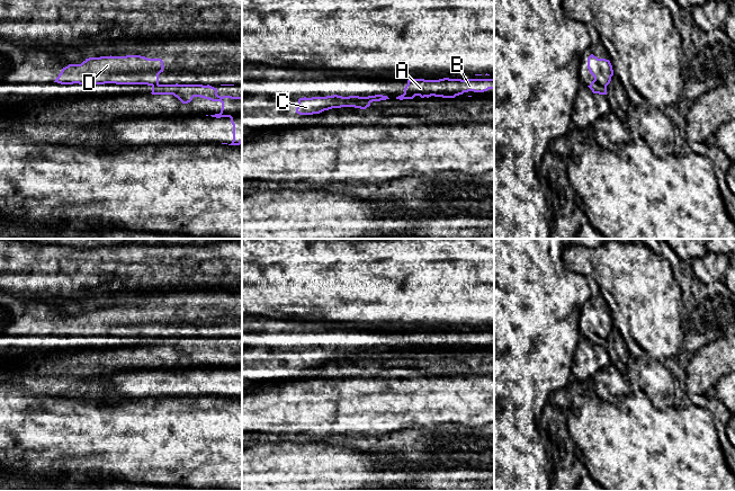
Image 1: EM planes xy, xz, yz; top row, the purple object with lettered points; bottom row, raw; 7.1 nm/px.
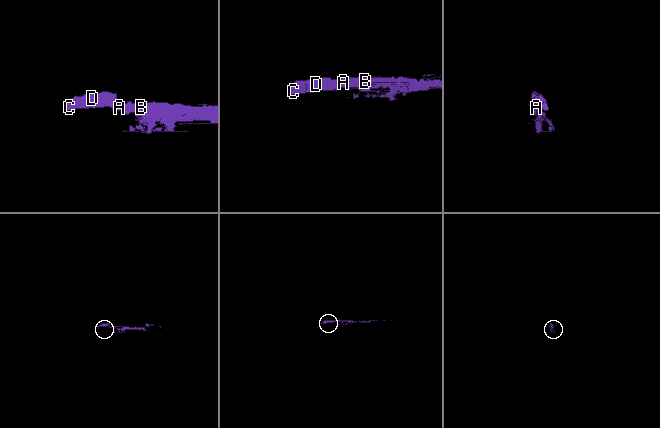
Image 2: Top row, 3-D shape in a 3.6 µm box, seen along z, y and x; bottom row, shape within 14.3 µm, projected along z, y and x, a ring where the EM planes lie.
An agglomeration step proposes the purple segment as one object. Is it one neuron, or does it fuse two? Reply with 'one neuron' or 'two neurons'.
two neurons

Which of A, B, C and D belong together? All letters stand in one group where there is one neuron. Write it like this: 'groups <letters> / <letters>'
groups A B / C D

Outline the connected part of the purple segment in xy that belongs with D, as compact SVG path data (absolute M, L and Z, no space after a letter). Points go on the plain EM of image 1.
M141 307L89 310L81 316L69 316L63 320L54 334L156 338L163 320L161 311L147 311Z

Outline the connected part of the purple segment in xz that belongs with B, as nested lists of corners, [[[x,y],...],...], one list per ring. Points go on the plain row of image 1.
[[[412,331],[407,332],[407,337],[404,340],[404,346],[409,347],[411,351],[415,348],[420,348],[421,350],[429,350],[431,348],[455,350],[464,345],[484,345],[488,341],[494,341],[494,331]]]

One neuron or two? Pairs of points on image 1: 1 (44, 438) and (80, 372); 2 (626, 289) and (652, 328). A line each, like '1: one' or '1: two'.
1: two
2: one

